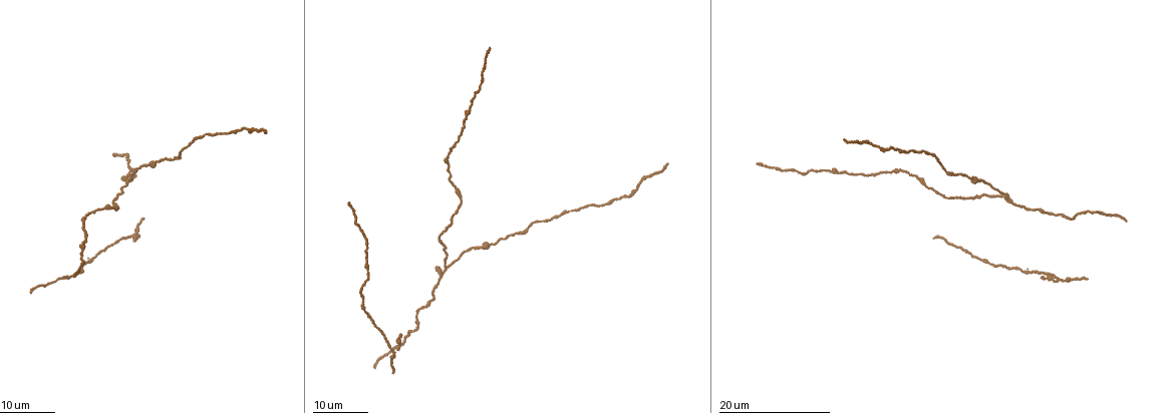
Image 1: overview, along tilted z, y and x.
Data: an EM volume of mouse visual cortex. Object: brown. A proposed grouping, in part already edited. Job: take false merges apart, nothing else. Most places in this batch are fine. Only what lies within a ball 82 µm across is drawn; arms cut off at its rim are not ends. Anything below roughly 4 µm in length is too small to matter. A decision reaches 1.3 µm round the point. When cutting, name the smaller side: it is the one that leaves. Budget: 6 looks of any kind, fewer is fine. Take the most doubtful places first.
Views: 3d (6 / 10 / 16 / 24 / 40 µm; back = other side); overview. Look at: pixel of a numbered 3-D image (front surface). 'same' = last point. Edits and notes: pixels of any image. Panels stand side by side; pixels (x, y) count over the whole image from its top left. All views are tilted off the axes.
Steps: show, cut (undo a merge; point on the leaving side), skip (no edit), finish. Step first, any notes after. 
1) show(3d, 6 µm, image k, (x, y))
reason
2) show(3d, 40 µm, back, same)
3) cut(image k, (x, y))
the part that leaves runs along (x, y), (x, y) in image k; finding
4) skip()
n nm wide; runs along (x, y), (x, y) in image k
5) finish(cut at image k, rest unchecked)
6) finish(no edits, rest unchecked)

show(3d, 24 µm, image 1, (446, 268))
side arm on a straight run

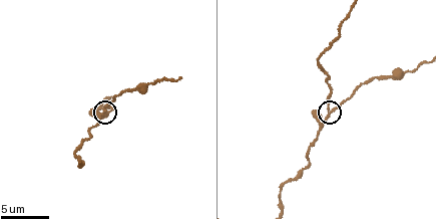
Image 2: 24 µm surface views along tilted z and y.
show(3d, 10 µm, image 2, (329, 114))

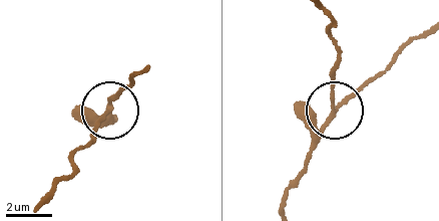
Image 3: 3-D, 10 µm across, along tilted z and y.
skip()
runs along (285, 205), (316, 132), (392, 64) in image 3; one cell here

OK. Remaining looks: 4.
show(3d, 6 µm, image 2, (147, 86))
calibre changes

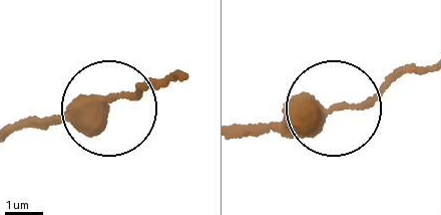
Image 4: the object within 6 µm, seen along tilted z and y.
show(3d, 6 µm, back, image 4, (335, 111))

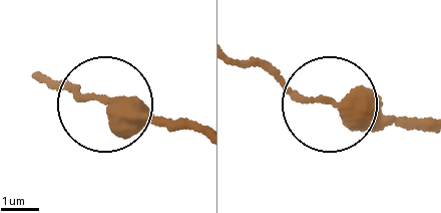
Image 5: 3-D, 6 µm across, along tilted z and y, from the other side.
skip()
runs along (417, 130), (351, 123), (249, 60) in image 5; one cell here

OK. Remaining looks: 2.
show(3d, 16 µm, image 1, (1074, 216))

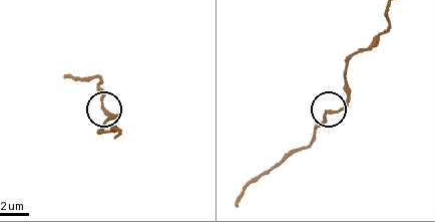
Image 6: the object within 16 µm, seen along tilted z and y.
show(3d, 10 µm, image 6, (106, 114))
closer look

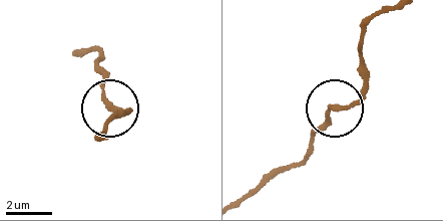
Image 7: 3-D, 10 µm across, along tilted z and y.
skip()
side arm 12 µm; runs along (105, 136), (107, 122), (126, 107), (109, 106), (96, 68) in image 7; continuous, no second cell

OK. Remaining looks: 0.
finish(no edits, rest unchecked)

